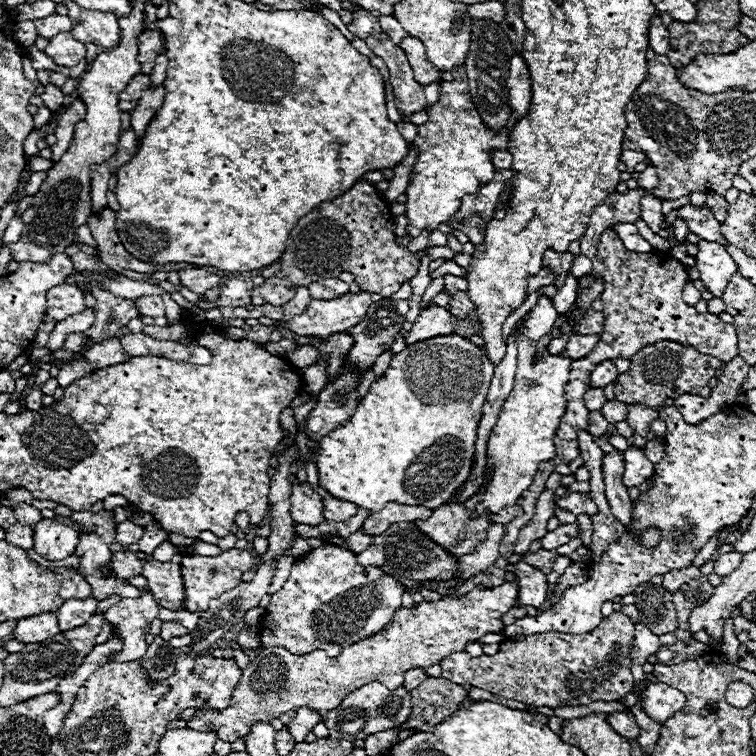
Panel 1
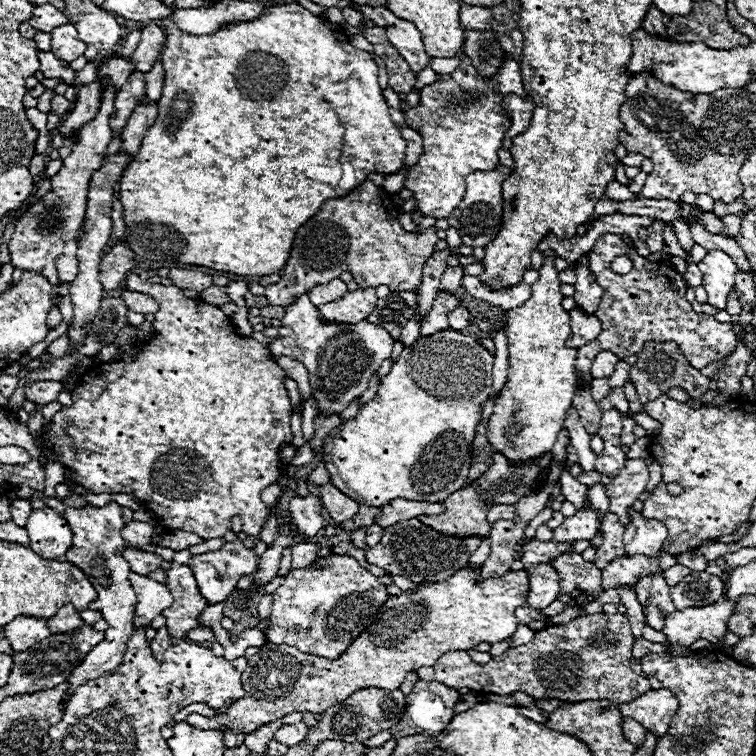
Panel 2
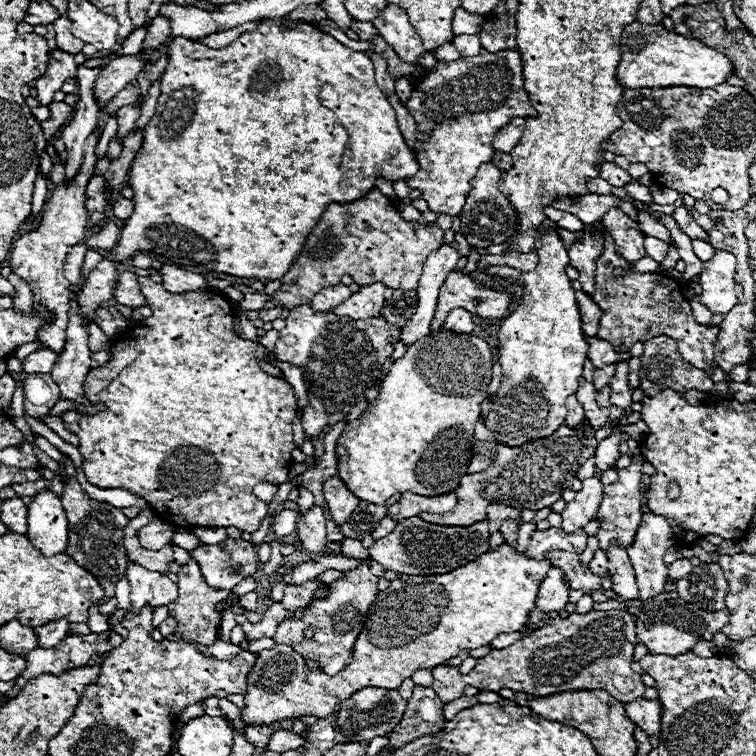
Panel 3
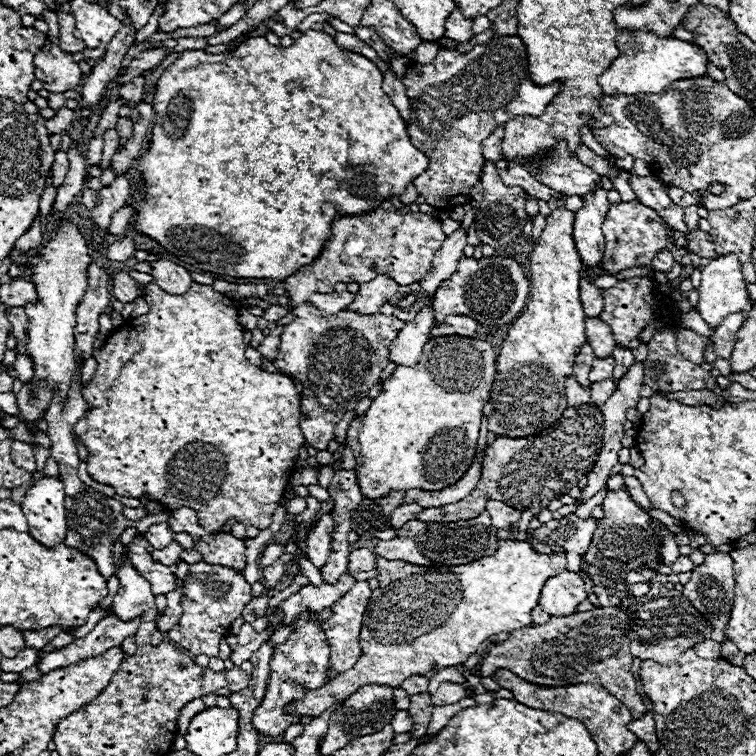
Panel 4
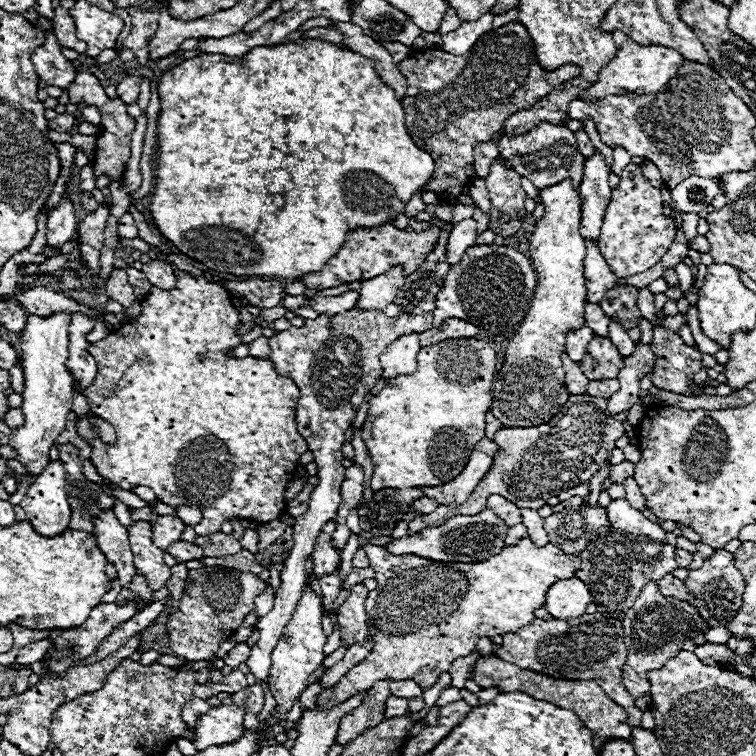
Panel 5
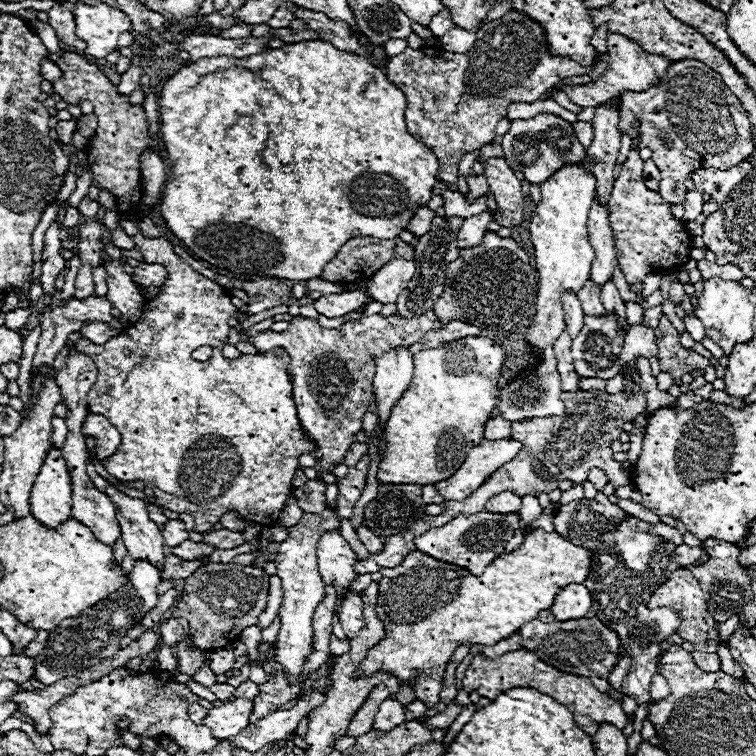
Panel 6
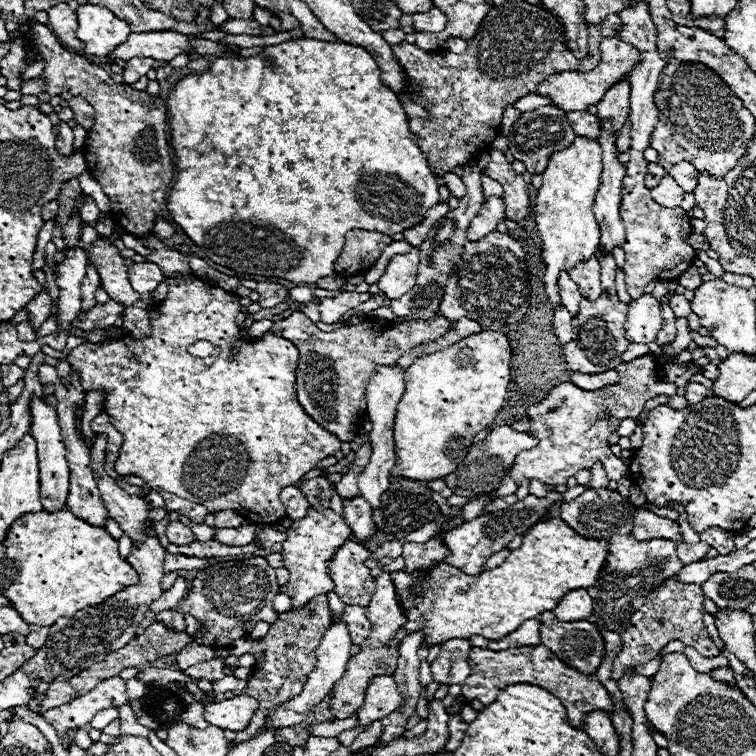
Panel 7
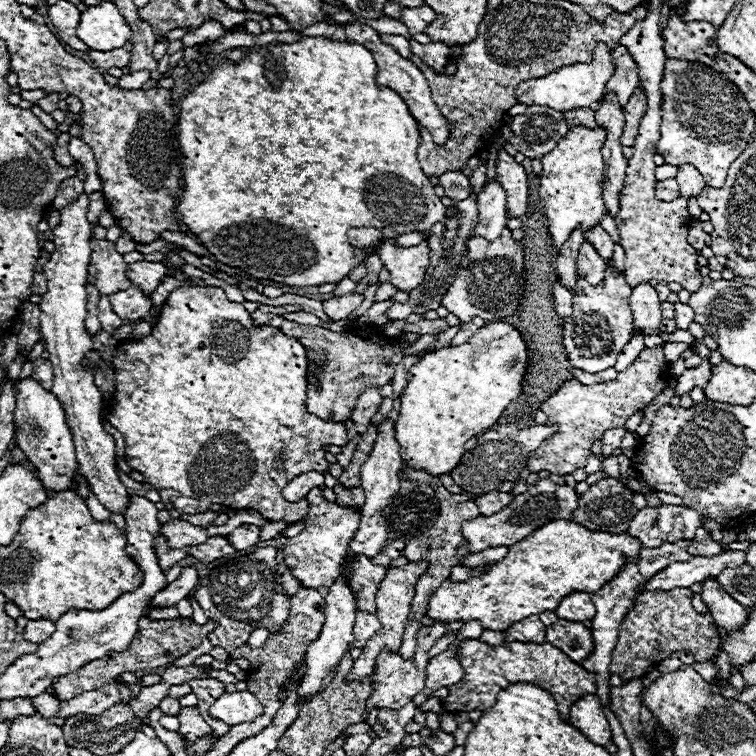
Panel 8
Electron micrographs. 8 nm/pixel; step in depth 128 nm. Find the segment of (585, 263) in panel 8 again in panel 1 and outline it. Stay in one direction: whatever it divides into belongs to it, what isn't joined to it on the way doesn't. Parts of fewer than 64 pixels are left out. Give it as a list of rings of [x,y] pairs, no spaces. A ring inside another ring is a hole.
[[[604,360],[602,364],[598,364],[598,366],[592,370],[590,380],[592,380],[592,386],[596,388],[596,386],[606,386],[606,384],[610,384],[616,376],[618,376],[618,370],[616,370],[616,366],[612,364],[612,360]]]

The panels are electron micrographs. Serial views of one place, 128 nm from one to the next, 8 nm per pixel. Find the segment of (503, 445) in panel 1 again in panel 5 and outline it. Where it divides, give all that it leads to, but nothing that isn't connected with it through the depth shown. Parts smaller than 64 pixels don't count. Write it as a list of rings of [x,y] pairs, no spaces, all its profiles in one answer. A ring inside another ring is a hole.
[[[562,180],[542,188],[540,198],[546,212],[536,222],[530,236],[530,260],[538,274],[538,286],[534,290],[534,300],[530,302],[526,320],[520,324],[518,332],[512,336],[506,348],[506,362],[498,372],[492,390],[490,412],[506,428],[544,424],[566,404],[568,390],[564,386],[560,356],[564,352],[568,330],[580,328],[584,322],[582,312],[586,300],[586,246],[580,234],[582,198],[572,180]]]

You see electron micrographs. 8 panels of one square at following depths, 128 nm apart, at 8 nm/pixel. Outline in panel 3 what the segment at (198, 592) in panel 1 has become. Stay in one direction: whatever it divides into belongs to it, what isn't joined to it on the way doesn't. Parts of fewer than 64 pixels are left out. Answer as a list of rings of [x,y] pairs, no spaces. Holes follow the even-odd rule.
[[[226,538],[218,544],[200,544],[190,554],[214,588],[234,588],[242,578],[258,570],[254,544],[244,540]]]

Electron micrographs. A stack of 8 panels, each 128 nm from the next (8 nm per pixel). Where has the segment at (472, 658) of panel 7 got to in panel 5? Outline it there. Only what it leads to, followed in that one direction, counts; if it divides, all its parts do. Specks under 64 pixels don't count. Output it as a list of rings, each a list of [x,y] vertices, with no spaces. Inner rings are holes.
[[[478,658],[472,672],[470,672],[470,680],[474,680],[482,690],[484,688],[492,688],[498,686],[500,692],[512,692],[512,690],[520,690],[520,692],[528,692],[530,696],[538,698],[538,700],[550,700],[552,704],[560,706],[560,708],[568,708],[572,712],[578,714],[578,718],[584,722],[584,726],[592,732],[598,734],[598,740],[594,740],[596,750],[600,752],[602,744],[610,738],[624,738],[628,740],[632,736],[632,728],[628,726],[628,716],[626,710],[612,702],[602,688],[592,682],[592,680],[556,680],[550,676],[544,676],[540,672],[532,672],[528,668],[518,668],[516,664],[510,664],[502,658]]]

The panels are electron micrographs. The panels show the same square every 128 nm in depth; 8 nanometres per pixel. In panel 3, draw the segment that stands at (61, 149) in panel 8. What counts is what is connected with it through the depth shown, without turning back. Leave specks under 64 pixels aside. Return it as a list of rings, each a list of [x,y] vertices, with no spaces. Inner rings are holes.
[[[52,102],[52,104],[48,104],[48,108],[50,108],[50,118],[48,118],[48,122],[42,124],[42,128],[44,128],[44,136],[48,136],[48,140],[52,140],[54,134],[64,124],[68,124],[66,120],[72,118],[72,106],[68,106],[66,102]]]

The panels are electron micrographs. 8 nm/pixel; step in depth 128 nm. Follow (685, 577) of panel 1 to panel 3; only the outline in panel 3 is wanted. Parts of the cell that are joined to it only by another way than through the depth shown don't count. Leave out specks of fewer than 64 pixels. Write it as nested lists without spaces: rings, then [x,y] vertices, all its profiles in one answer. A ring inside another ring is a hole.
[[[680,558],[680,560],[676,560],[676,562],[672,562],[672,564],[668,566],[668,576],[674,578],[674,580],[680,580],[680,578],[688,576],[688,574],[692,572],[692,568],[694,568],[694,566],[690,564],[688,558]]]

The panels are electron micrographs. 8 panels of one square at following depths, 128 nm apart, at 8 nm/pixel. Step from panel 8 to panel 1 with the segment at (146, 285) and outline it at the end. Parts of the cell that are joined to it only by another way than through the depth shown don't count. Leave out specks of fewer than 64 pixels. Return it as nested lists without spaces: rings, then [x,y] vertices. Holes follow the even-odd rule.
[[[188,268],[188,270],[180,270],[178,272],[182,286],[190,288],[192,292],[204,294],[210,288],[216,288],[220,284],[220,276],[204,270],[204,268]]]

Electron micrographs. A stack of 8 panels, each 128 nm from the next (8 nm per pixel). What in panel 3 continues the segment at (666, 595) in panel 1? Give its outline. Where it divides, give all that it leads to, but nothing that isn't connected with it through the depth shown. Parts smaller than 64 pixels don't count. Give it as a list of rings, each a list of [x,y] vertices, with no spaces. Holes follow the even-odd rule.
[[[644,514],[644,520],[636,532],[636,540],[634,540],[634,546],[628,548],[628,558],[630,558],[630,564],[634,568],[634,574],[636,574],[636,584],[638,584],[638,590],[640,590],[640,600],[646,600],[646,598],[652,598],[656,594],[660,594],[664,590],[664,582],[668,580],[666,574],[666,564],[664,564],[664,552],[674,546],[674,532],[670,528],[670,524],[664,520],[664,516],[654,516],[654,514]]]

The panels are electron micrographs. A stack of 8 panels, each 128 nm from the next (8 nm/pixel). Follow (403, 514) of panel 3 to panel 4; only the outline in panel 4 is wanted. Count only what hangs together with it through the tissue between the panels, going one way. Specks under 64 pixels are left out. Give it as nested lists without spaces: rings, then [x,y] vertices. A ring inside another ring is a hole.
[[[484,418],[480,424],[480,438],[478,438],[478,450],[476,450],[476,458],[470,464],[468,472],[452,486],[436,490],[436,492],[428,492],[428,490],[406,490],[406,498],[404,504],[408,504],[410,500],[416,500],[416,504],[422,504],[422,508],[438,508],[438,506],[446,506],[446,504],[456,504],[460,500],[464,500],[478,484],[480,480],[480,472],[482,472],[482,450],[486,448],[486,440],[488,440],[488,420]]]

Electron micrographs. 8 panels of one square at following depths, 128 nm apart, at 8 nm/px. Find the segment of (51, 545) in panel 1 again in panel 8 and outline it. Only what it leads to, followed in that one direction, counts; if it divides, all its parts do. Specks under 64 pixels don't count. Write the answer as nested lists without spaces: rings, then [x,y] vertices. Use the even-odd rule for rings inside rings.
[[[34,378],[16,382],[14,396],[16,396],[16,410],[14,410],[16,444],[26,454],[26,458],[36,466],[38,476],[48,490],[52,492],[68,490],[78,464],[74,456],[72,432],[66,424],[66,414],[60,400]]]

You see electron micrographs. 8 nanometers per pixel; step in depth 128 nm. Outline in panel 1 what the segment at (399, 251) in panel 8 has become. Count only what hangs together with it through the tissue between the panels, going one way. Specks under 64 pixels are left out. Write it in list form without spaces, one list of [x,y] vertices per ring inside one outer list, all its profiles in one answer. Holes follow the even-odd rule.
[[[370,292],[344,294],[334,300],[312,300],[308,310],[286,326],[298,336],[330,336],[356,326],[372,304]]]

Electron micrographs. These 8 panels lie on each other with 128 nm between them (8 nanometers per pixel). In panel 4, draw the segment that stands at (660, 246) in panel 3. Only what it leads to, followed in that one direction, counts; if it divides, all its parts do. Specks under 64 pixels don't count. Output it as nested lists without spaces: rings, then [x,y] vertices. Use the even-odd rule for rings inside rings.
[[[668,250],[658,252],[656,254],[656,260],[652,260],[652,268],[656,272],[670,272],[672,266],[674,266],[674,258],[672,258],[672,254]]]

